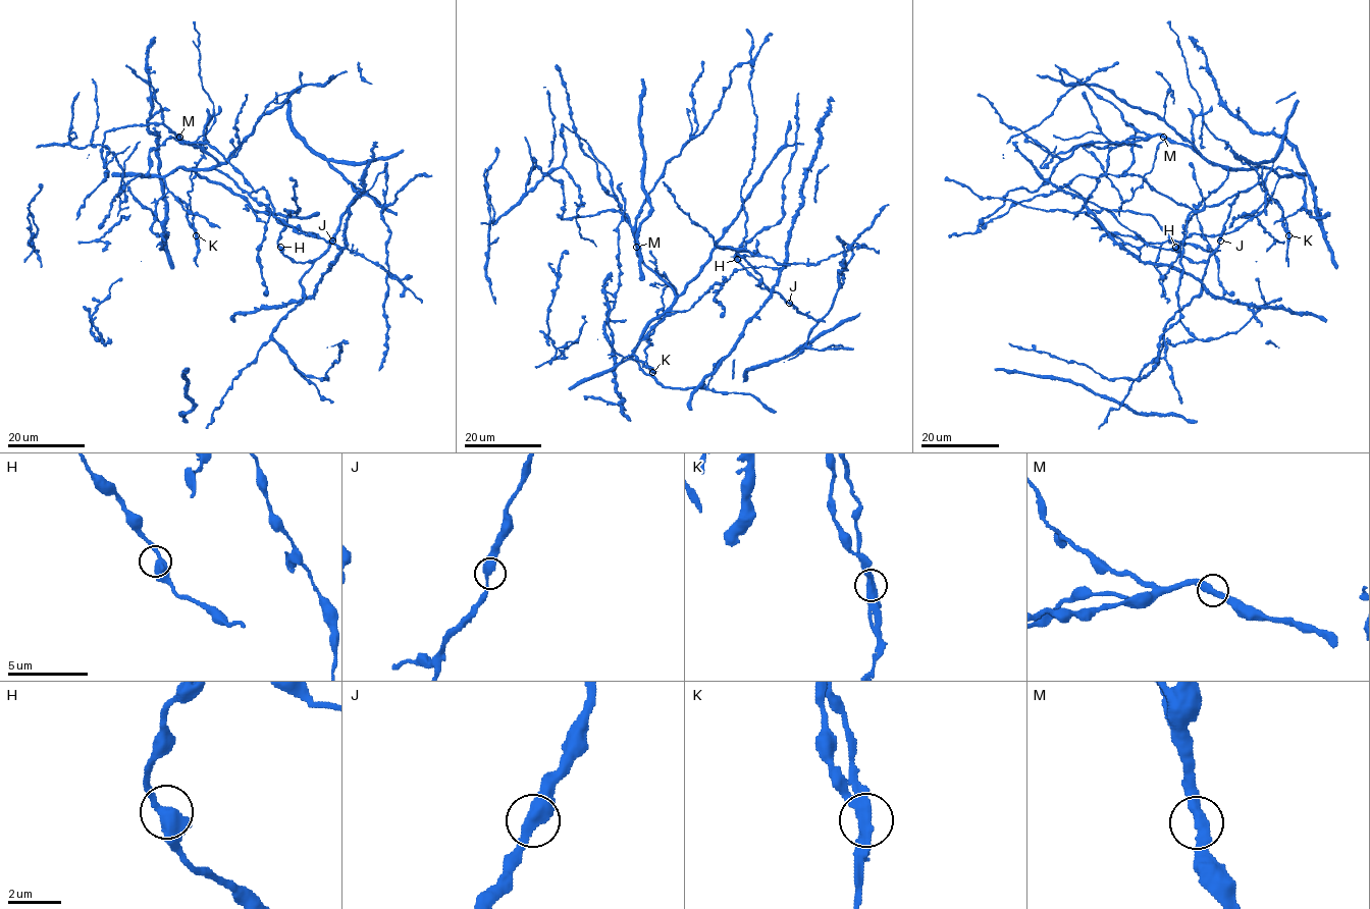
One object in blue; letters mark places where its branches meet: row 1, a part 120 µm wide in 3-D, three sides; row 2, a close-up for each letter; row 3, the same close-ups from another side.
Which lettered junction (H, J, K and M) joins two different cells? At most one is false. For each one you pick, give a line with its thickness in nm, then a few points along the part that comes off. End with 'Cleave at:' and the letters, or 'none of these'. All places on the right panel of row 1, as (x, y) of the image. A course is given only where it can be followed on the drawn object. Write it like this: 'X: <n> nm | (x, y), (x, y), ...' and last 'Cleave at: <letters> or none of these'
K: 420 nm | (1289, 235), (1282, 208), (1262, 189), (1257, 171), (1243, 162), (1203, 121), (1178, 36), (1168, 21)
Cleave at: K

